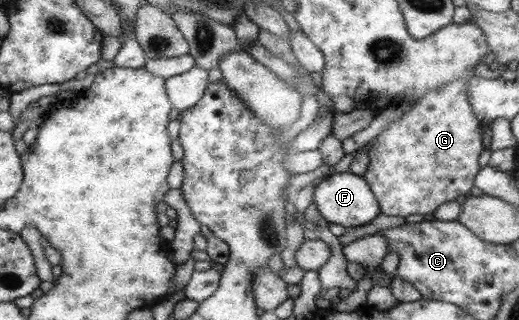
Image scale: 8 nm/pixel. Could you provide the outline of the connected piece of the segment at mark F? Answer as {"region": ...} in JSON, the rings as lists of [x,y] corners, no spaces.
{"region":[[[351,172],[330,174],[320,181],[313,191],[316,210],[328,224],[334,223],[344,228],[353,228],[370,223],[381,213],[379,203],[367,181],[362,176],[353,175]]]}

